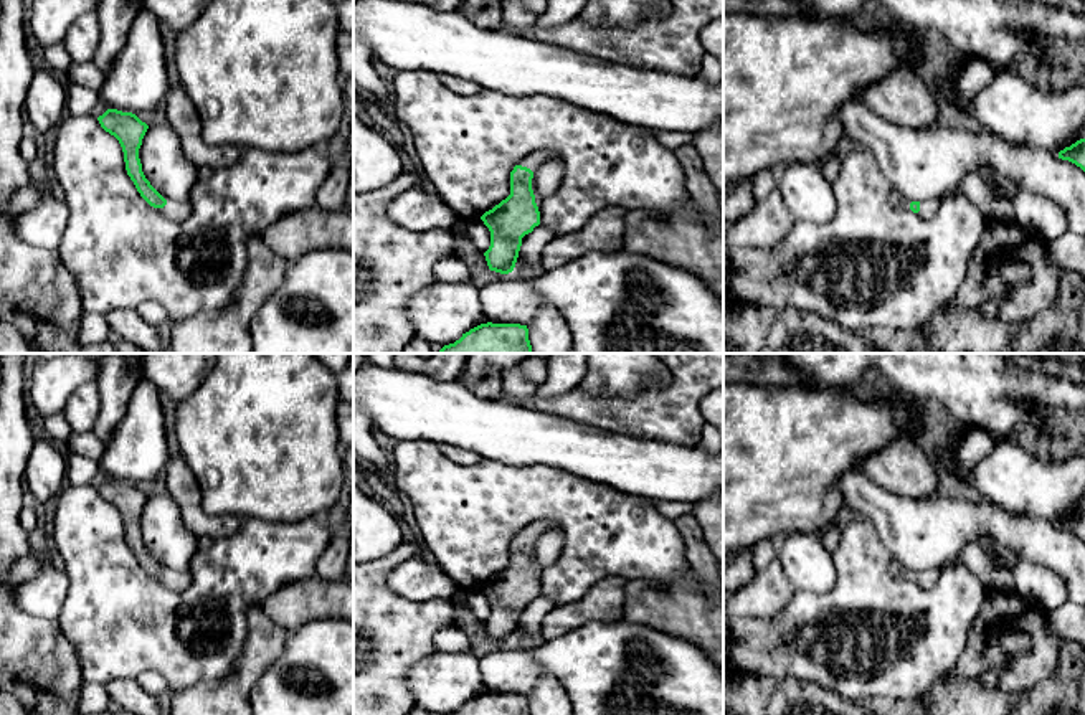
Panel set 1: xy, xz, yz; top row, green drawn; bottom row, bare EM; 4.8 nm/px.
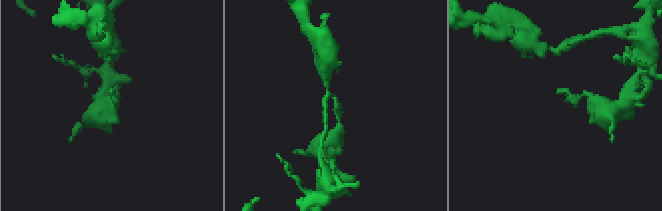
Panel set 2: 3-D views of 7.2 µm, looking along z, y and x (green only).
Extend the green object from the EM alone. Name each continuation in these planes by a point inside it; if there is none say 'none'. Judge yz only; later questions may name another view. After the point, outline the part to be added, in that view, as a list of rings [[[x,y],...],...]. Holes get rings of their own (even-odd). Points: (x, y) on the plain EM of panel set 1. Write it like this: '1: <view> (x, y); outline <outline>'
1: yz (927, 578); outline [[[933,568],[931,571],[920,571],[918,585],[923,590],[933,588],[936,585],[938,578],[940,578],[940,571],[941,571],[941,568]]]

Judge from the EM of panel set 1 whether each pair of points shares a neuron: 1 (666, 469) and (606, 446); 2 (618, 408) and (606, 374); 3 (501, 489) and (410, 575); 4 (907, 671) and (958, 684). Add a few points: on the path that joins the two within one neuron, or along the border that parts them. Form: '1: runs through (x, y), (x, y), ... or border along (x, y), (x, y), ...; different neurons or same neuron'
1: runs through (651, 469), (634, 468), (621, 461); same neuron
2: border along (649, 380), (628, 397), (592, 397), (578, 388); different neurons
3: border along (421, 547), (456, 585); different neurons
4: border along (933, 682), (927, 691); different neurons

